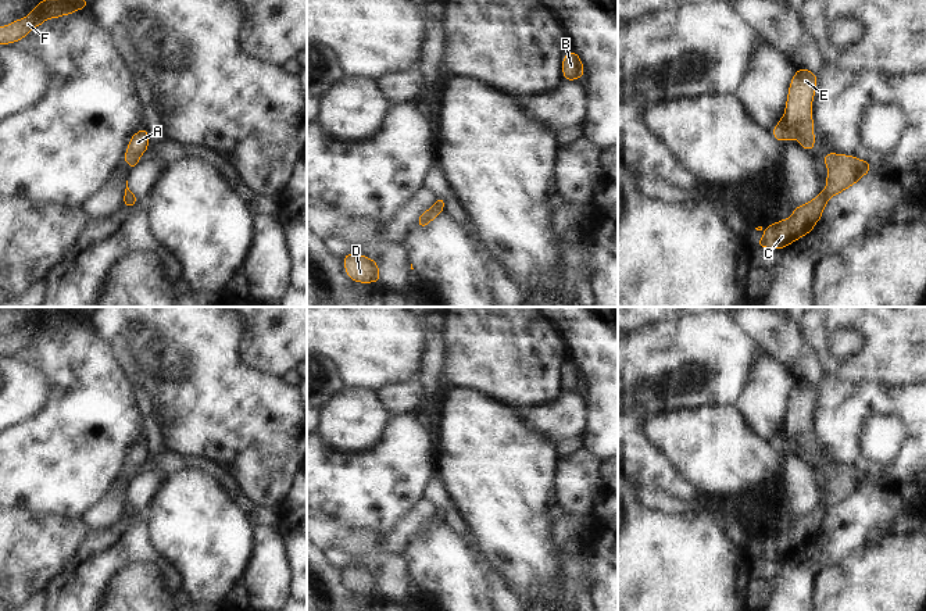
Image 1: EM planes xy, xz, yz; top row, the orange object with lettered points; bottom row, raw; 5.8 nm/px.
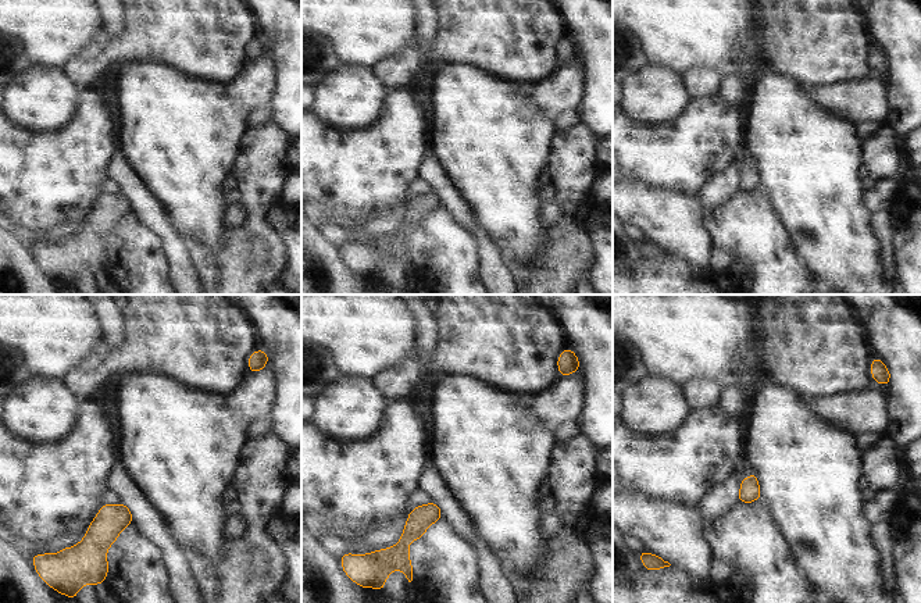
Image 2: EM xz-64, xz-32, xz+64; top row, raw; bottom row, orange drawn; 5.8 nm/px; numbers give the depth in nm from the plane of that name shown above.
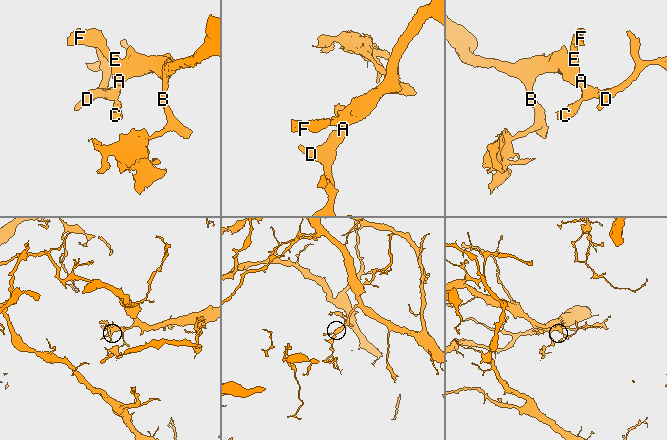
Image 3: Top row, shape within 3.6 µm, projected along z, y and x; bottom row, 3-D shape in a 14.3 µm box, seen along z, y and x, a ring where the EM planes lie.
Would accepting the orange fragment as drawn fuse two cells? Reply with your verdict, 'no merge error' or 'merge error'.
no merge error

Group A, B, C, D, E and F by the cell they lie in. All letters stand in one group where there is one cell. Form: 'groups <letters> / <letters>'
groups A B C D E F

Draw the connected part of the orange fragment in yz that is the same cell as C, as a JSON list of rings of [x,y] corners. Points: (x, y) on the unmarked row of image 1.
[[[826,464],[823,472],[827,476],[826,500],[812,512],[794,518],[791,529],[768,536],[765,547],[758,551],[758,560],[784,560],[794,551],[809,544],[822,529],[827,510],[848,500],[873,479],[869,474],[854,467],[834,464]]]

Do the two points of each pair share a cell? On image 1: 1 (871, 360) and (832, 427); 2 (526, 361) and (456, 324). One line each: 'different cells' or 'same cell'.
1: different cells
2: same cell

